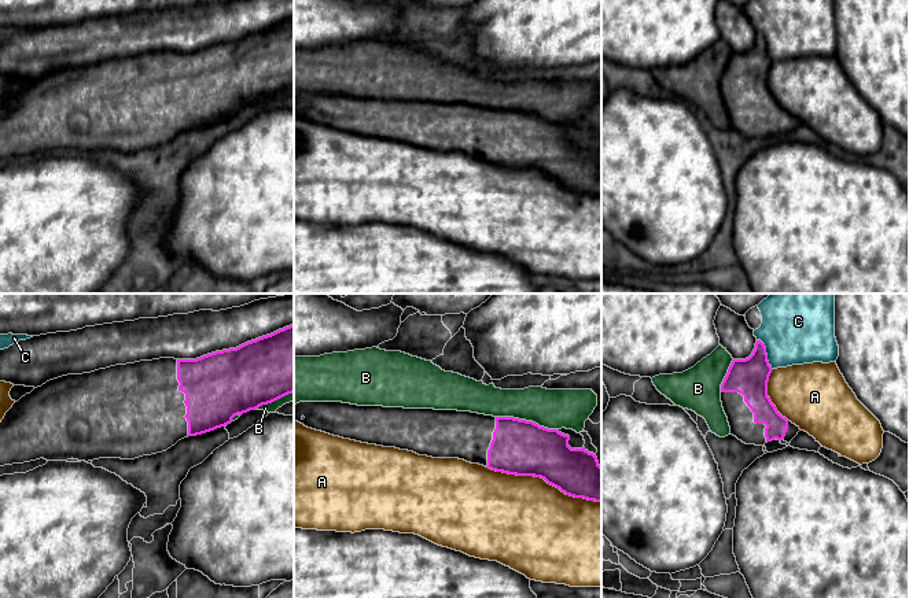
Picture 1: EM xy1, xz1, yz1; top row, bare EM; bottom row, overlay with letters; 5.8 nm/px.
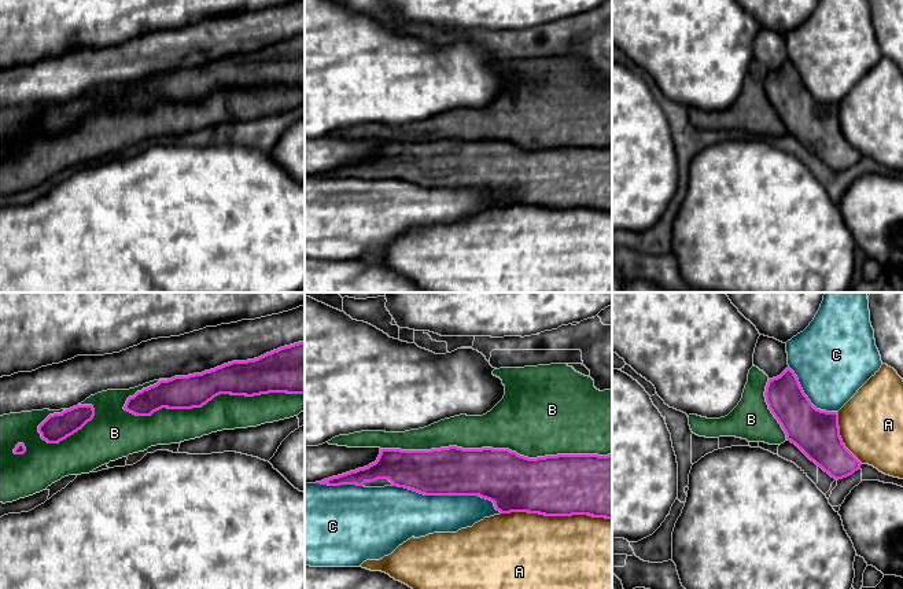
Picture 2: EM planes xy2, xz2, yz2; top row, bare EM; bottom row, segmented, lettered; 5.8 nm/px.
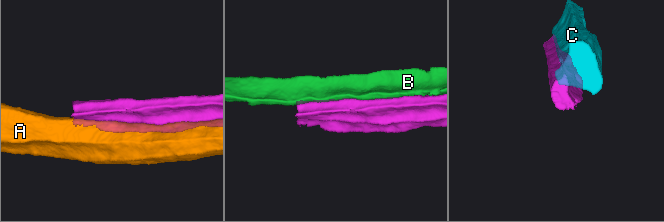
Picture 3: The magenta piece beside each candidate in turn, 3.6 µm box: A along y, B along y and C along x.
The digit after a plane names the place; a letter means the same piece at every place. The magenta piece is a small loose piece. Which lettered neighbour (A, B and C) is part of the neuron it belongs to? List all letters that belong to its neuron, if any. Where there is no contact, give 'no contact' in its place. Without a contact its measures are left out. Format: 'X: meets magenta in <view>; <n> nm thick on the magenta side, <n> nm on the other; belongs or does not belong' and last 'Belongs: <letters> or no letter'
A: meets magenta in xz1; 320 nm thick on the magenta side, 480 nm on the other; does not belong
B: meets magenta in xz2; 340 nm thick on the magenta side, 400 nm on the other; does not belong
C: meets magenta in xz2; 280 nm thick on the magenta side, 260 nm on the other; does not belong
Belongs: no letter

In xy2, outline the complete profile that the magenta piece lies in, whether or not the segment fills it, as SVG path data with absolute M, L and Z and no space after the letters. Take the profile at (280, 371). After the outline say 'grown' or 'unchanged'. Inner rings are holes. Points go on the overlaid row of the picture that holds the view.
M305 342L254 360L159 380L129 397L124 409L136 416L151 416L162 408L202 408L220 394L254 397L269 393L305 394Z; unchanged

